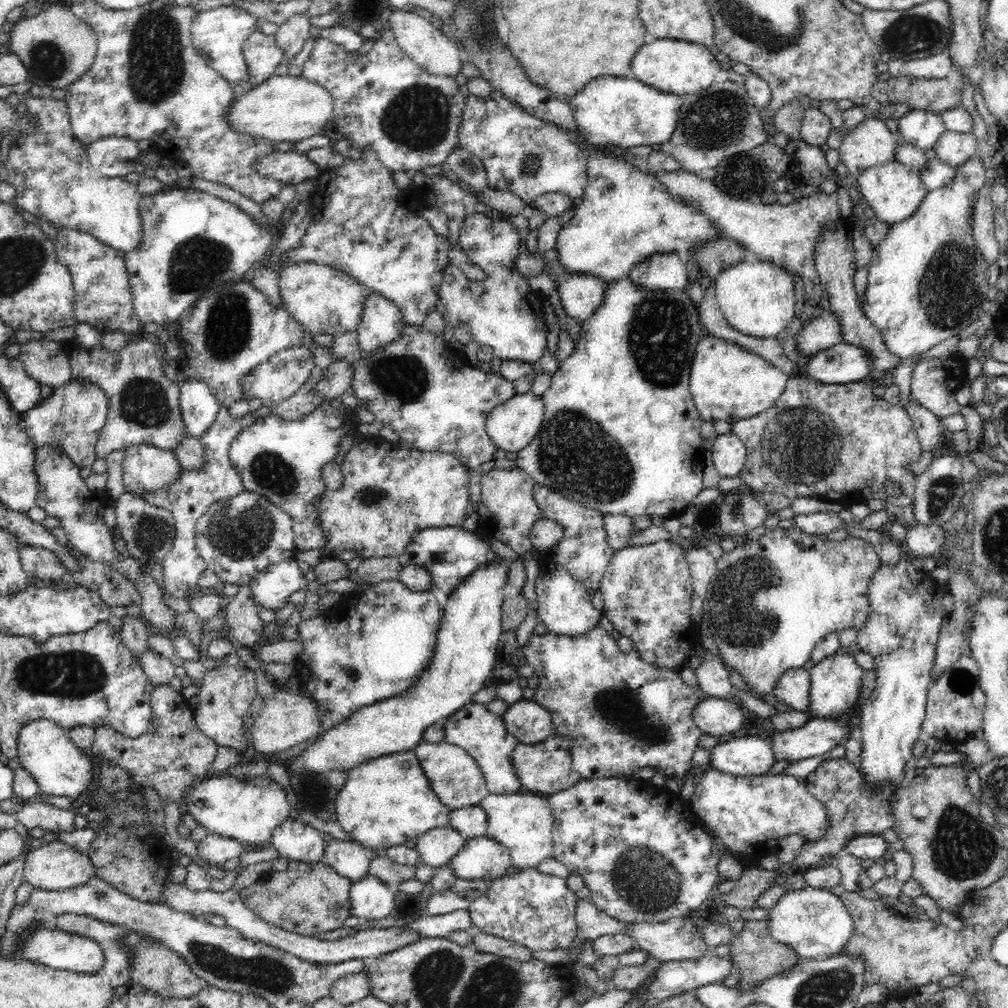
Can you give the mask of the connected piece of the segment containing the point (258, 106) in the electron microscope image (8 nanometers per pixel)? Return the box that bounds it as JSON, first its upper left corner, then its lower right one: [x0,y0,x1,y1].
[227,75,333,142]

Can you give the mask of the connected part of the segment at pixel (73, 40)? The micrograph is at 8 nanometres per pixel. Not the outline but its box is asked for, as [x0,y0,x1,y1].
[9,5,98,88]

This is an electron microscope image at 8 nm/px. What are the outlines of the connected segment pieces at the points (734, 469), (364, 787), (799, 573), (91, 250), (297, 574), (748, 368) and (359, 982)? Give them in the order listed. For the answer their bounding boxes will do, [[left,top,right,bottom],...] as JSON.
[[711,432,748,477],[336,750,451,853],[703,527,882,700],[54,226,143,334],[251,557,306,610],[689,334,789,423],[328,969,374,1007]]

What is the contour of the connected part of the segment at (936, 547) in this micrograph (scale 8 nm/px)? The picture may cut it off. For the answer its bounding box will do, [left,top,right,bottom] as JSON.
[902,522,944,557]

